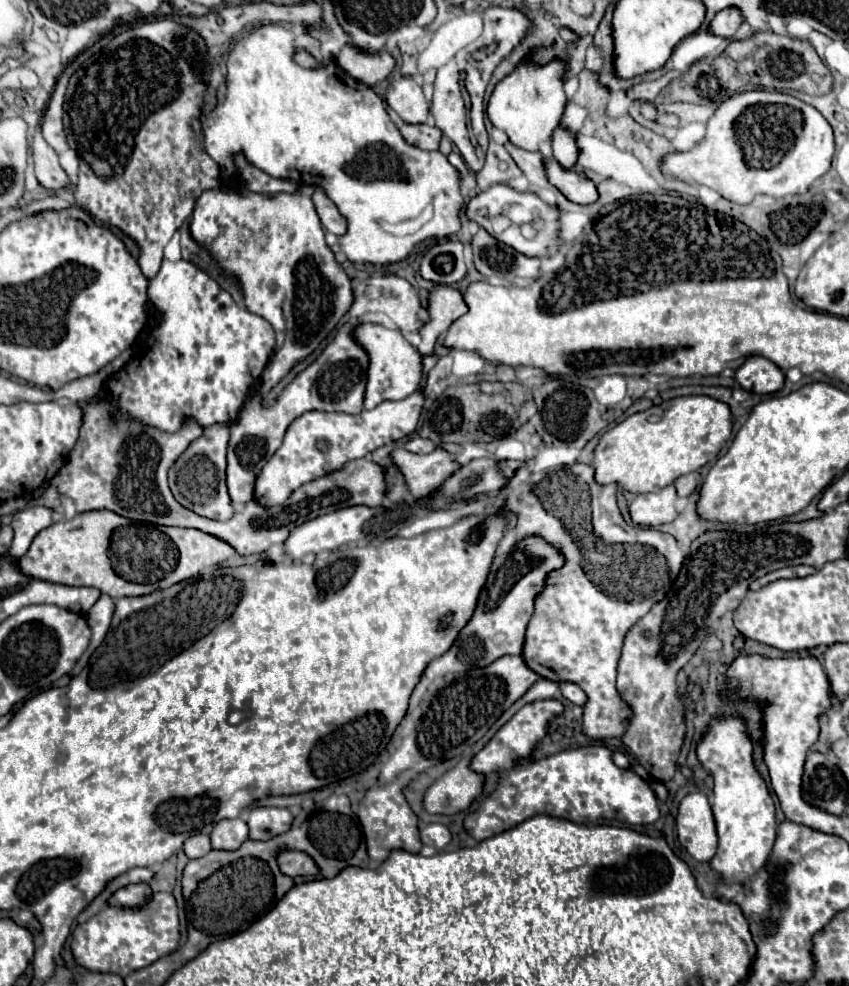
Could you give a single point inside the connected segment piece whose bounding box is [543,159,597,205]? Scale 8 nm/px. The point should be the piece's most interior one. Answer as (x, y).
(573, 184)

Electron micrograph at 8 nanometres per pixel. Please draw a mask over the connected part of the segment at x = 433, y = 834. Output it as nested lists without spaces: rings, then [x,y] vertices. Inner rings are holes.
[[[429,823],[421,829],[421,843],[431,845],[435,849],[443,849],[451,841],[451,833],[441,823]]]

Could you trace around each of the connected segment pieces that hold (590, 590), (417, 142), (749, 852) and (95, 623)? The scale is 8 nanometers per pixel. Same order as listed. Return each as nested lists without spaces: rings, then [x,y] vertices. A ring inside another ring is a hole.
[[[575,463],[571,469],[561,467],[553,475],[549,471],[541,471],[539,481],[537,475],[531,475],[523,487],[507,491],[505,507],[519,515],[517,541],[525,539],[527,535],[541,535],[549,543],[557,545],[565,555],[563,569],[551,573],[547,587],[535,599],[535,615],[529,621],[523,659],[545,679],[557,683],[577,683],[589,697],[583,707],[583,733],[591,739],[615,739],[623,737],[633,715],[631,707],[627,707],[615,689],[617,663],[625,633],[653,607],[653,603],[663,599],[667,587],[675,581],[681,569],[685,553],[677,547],[673,535],[651,527],[625,523],[615,499],[617,485],[595,483],[593,473],[595,469],[585,463]]]
[[[401,123],[401,135],[405,137],[407,143],[425,149],[425,151],[435,151],[439,149],[439,139],[441,139],[441,131],[437,127],[429,127],[427,123],[421,125],[409,125],[409,123]]]
[[[713,719],[705,739],[701,739],[697,747],[697,757],[703,767],[711,771],[714,781],[713,816],[719,847],[711,859],[711,867],[721,873],[725,883],[741,883],[763,867],[777,835],[775,803],[765,781],[753,767],[751,741],[745,735],[743,719]]]
[[[101,595],[99,601],[89,609],[87,613],[87,623],[93,631],[93,637],[91,637],[91,643],[87,647],[87,651],[83,653],[83,657],[75,663],[75,667],[71,669],[71,677],[79,675],[79,671],[87,665],[91,653],[101,645],[101,641],[105,639],[107,631],[109,631],[109,625],[111,625],[111,617],[113,617],[113,611],[115,611],[115,605],[113,605],[113,599],[109,595]]]

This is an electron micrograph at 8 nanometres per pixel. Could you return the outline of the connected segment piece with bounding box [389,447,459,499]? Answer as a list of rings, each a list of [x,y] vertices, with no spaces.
[[[395,447],[389,453],[389,457],[393,465],[401,469],[401,475],[405,477],[405,485],[415,499],[427,497],[453,471],[459,469],[453,457],[445,449],[439,449],[439,447],[427,455],[409,453],[403,447]]]

